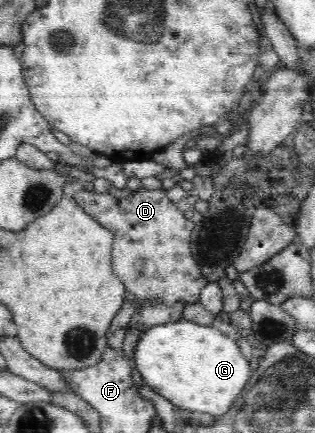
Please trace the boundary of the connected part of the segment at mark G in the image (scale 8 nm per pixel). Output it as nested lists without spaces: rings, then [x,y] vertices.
[[[186,319],[156,325],[144,330],[134,350],[134,365],[151,389],[168,399],[177,410],[188,409],[211,415],[223,416],[229,411],[237,396],[245,389],[247,381],[252,376],[249,363],[241,355],[237,342],[225,337],[215,327],[205,327],[198,322]]]

